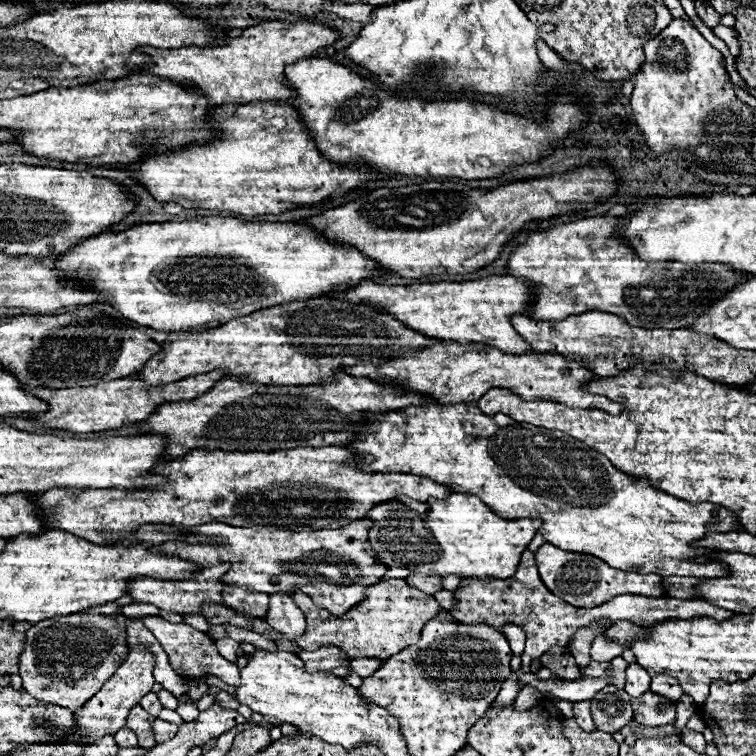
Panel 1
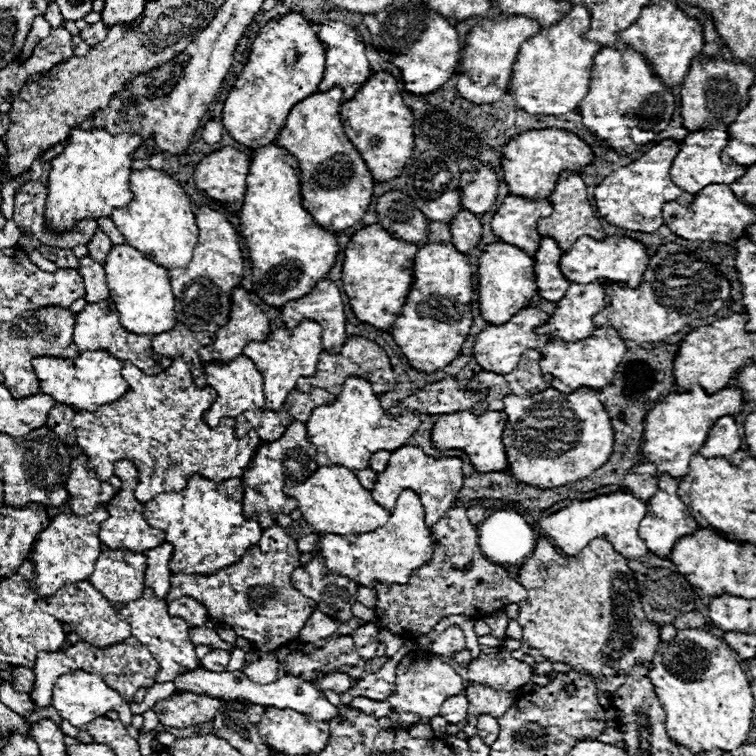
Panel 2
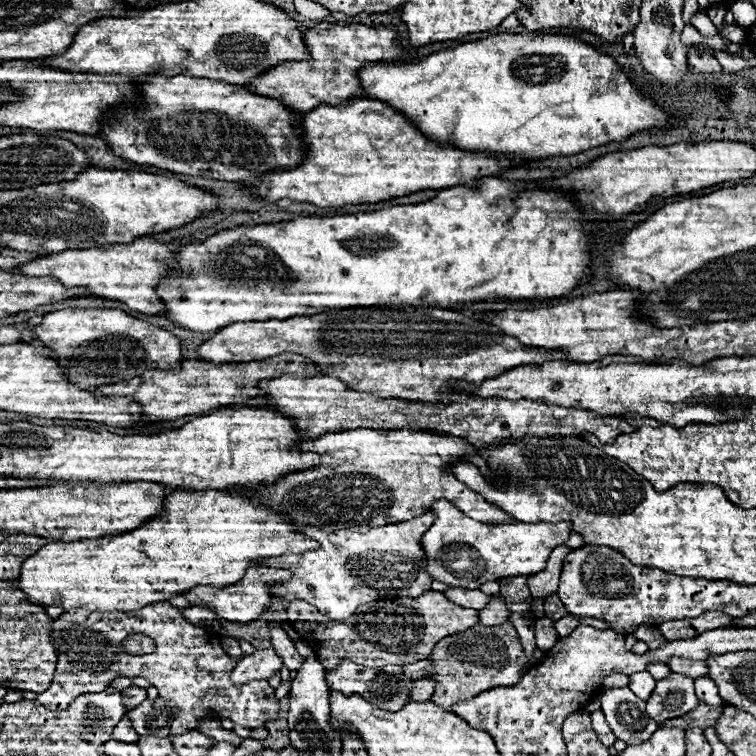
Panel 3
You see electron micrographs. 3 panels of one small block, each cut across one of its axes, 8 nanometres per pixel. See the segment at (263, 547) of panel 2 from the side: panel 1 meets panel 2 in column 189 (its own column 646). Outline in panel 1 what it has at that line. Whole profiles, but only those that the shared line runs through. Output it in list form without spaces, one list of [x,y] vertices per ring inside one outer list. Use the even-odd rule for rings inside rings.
[[[544,544],[538,548],[536,566],[538,566],[542,582],[554,594],[578,608],[592,608],[614,596],[620,596],[622,592],[634,592],[638,596],[664,596],[662,576],[658,574],[638,574],[638,572],[614,570],[606,562],[598,560],[596,556],[580,554],[580,552],[566,552],[552,544]]]

